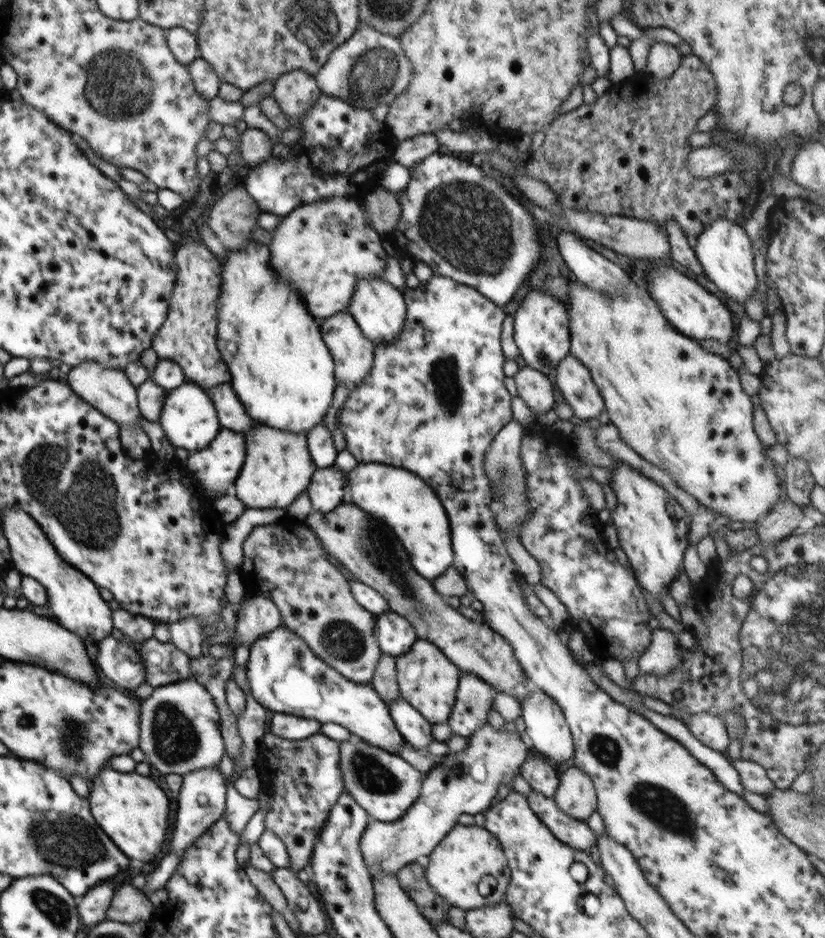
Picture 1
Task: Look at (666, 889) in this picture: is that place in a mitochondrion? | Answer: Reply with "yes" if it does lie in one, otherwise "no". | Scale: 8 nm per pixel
no

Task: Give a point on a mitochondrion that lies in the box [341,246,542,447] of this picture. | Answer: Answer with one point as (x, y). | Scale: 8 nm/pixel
(445, 375)

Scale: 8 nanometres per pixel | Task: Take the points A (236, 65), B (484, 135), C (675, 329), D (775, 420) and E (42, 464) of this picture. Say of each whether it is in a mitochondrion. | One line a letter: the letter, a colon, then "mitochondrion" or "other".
A: other
B: other
C: other
D: other
E: mitochondrion

